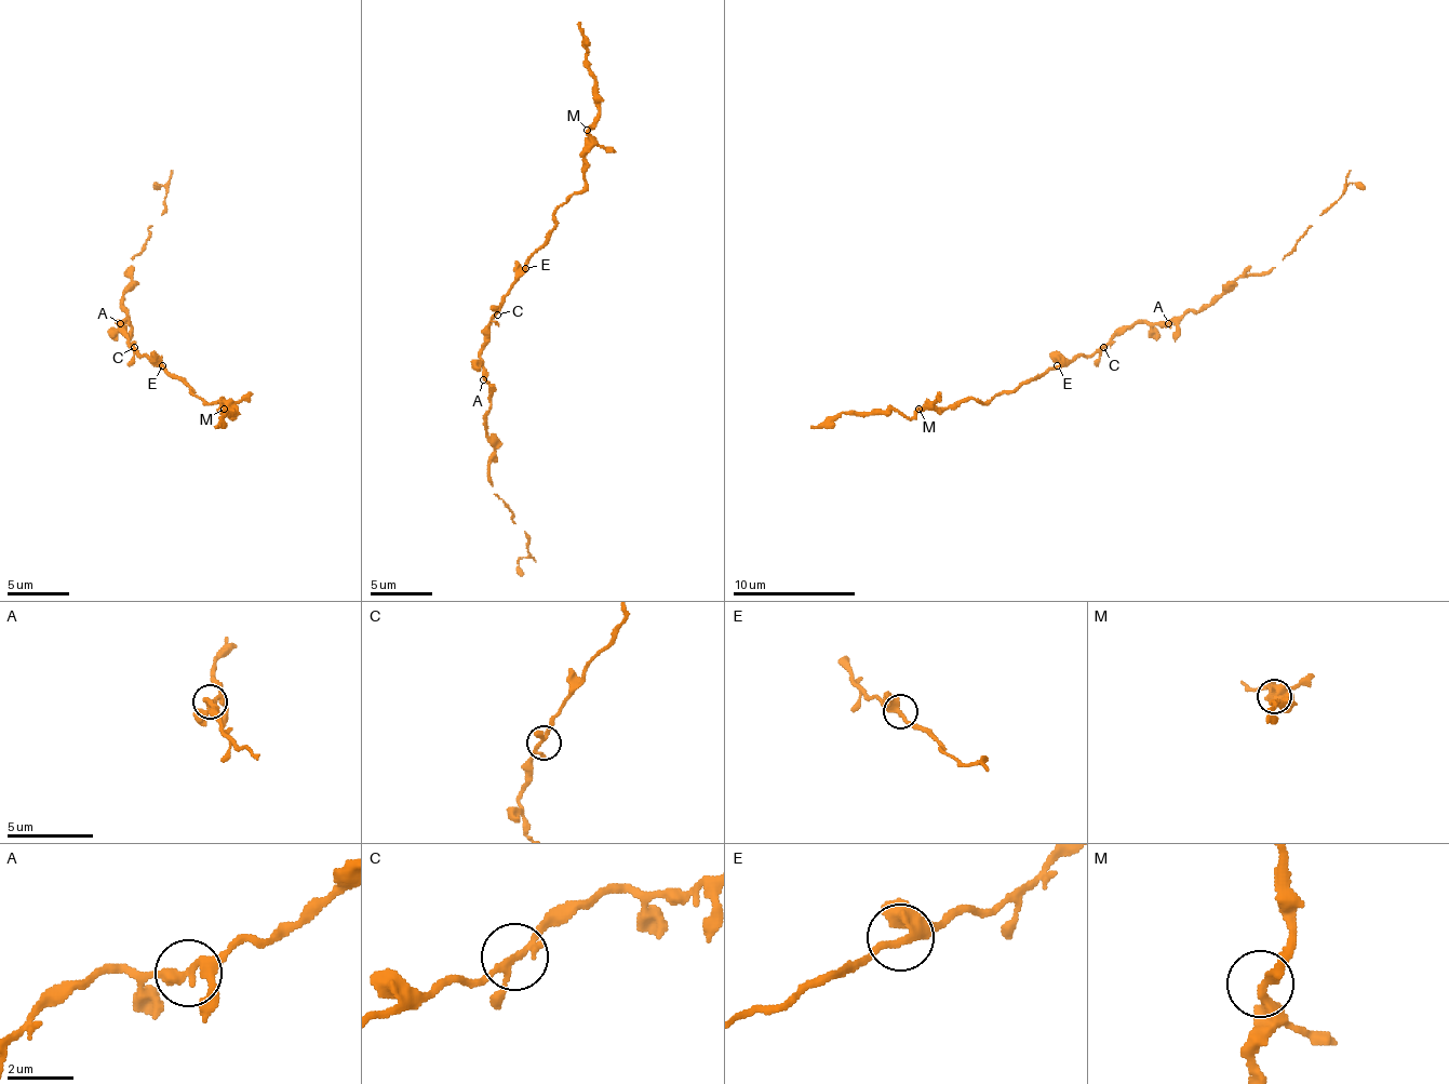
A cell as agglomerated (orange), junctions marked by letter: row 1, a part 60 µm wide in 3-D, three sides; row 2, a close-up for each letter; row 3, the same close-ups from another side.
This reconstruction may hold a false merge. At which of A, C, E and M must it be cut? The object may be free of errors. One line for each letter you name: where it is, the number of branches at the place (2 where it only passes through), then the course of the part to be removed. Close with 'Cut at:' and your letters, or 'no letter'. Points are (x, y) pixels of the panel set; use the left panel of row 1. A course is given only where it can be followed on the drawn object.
Cut at: no letter

